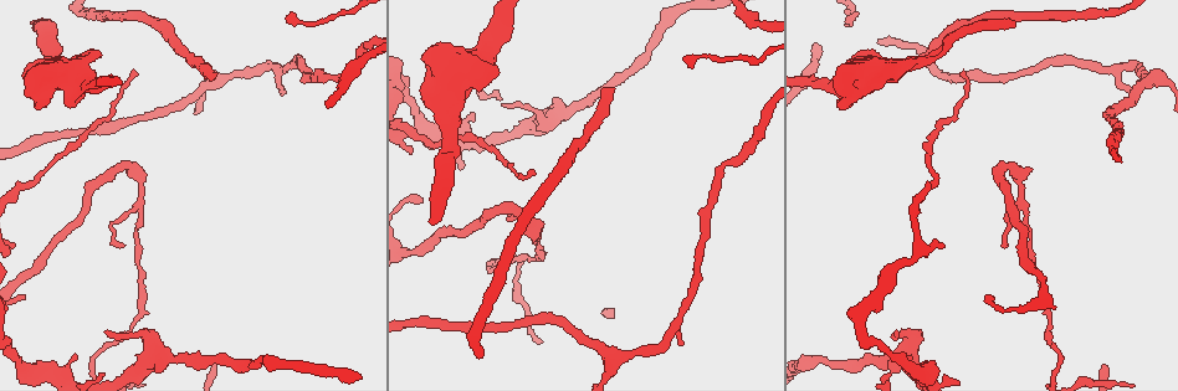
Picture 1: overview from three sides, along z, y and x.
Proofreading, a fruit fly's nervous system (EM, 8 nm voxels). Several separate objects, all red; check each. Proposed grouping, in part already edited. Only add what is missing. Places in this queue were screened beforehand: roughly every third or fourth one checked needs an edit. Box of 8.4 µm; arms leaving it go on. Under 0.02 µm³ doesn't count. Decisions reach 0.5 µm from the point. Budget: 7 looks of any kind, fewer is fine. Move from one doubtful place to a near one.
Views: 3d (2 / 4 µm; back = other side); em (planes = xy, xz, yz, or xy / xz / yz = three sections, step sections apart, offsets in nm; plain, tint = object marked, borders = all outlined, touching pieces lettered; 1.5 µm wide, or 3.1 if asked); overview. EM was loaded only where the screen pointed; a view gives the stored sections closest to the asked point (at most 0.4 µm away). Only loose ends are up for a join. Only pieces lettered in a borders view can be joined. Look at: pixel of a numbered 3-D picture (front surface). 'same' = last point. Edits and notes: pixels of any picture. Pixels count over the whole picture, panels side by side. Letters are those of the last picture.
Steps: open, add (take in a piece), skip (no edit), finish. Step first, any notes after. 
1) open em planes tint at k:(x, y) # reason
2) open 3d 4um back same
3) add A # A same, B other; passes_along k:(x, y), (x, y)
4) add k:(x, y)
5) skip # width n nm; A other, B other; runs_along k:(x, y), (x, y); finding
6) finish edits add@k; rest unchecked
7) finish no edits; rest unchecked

open em planes borders at 1:(1014, 27) # long arm stops here

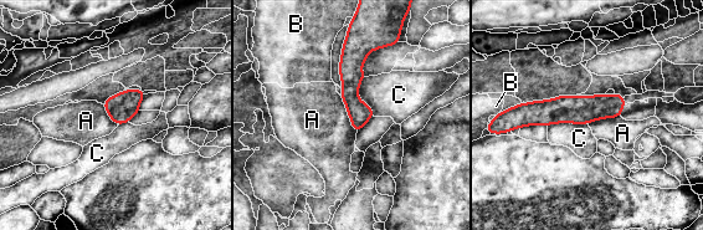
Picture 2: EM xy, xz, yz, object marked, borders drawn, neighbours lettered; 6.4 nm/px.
skip # A other, B other, C other; runs_along 2:(621, 100), (558, 110), (544, 121); no lettered piece goes on from it

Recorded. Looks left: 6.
open em planes borders at 1:(215, 75) # free end

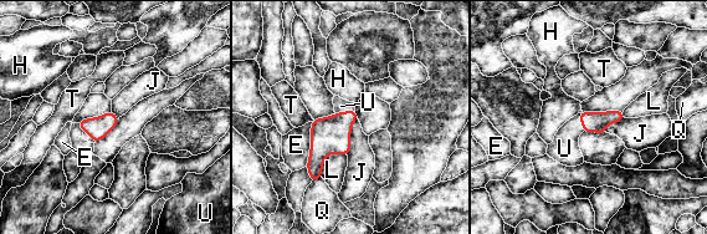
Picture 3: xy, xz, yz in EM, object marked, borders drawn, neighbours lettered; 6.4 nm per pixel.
add 3:(341, 105) # width 130 nm; E other, H other, J other, L other, Q other, T other, U same; passes_along 3:(332, 135), (344, 112), (341, 105); the neuron continues

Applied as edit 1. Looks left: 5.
open overview # redraw

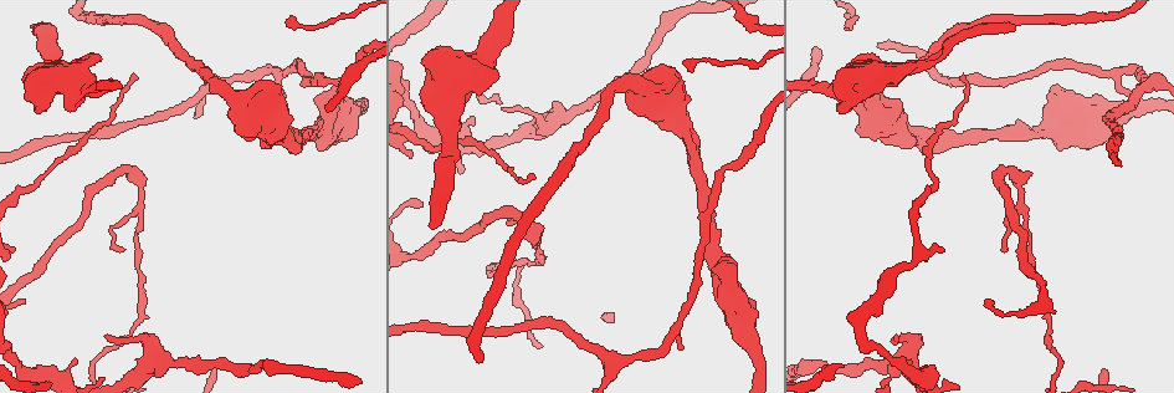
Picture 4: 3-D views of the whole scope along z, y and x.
open 3d 4um at 4:(1003, 248) # tapers out

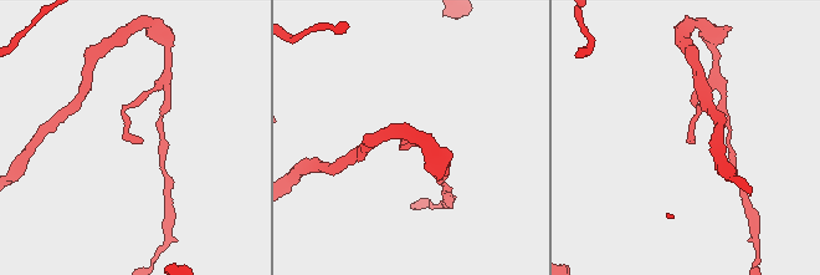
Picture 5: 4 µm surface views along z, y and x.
open em planes borders at 5:(141, 139) # need the tissue

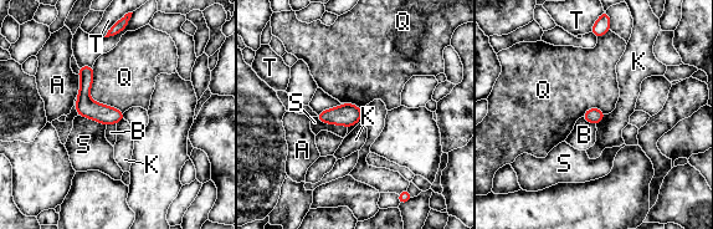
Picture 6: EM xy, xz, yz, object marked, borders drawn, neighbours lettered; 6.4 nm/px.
skip # width 100 nm; longest_contact Q 360 nm; A other, B other, K other, Q other, S other, T other; no lettered piece goes on from it

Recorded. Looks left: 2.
finish edits add@3; rest unchecked

